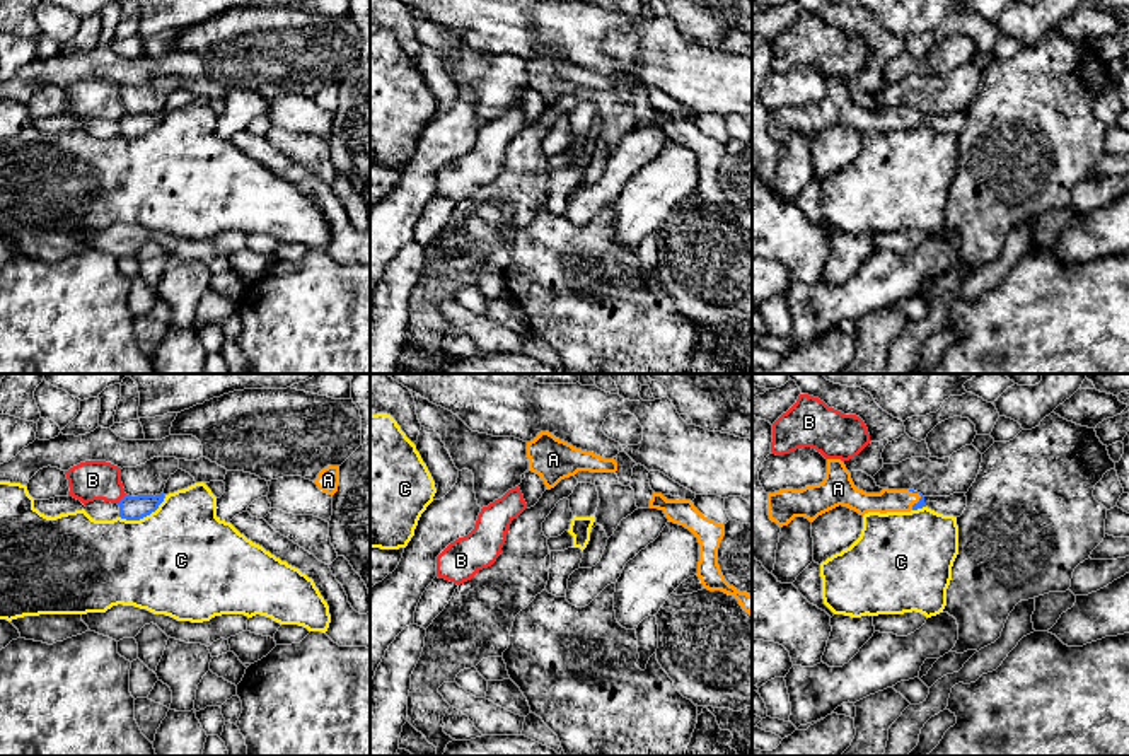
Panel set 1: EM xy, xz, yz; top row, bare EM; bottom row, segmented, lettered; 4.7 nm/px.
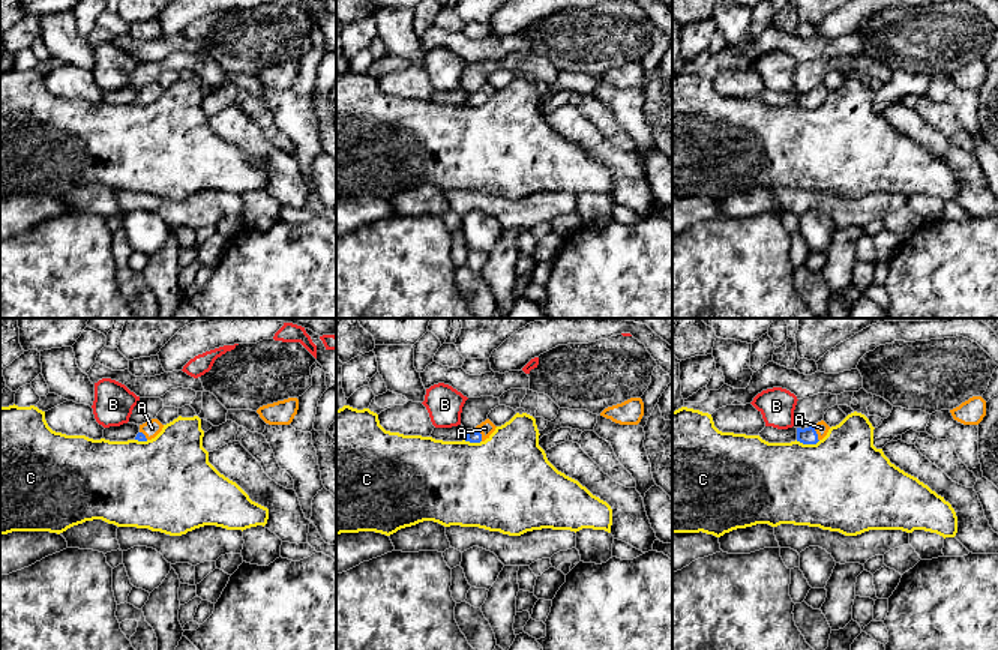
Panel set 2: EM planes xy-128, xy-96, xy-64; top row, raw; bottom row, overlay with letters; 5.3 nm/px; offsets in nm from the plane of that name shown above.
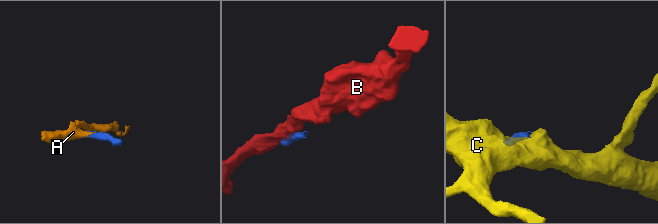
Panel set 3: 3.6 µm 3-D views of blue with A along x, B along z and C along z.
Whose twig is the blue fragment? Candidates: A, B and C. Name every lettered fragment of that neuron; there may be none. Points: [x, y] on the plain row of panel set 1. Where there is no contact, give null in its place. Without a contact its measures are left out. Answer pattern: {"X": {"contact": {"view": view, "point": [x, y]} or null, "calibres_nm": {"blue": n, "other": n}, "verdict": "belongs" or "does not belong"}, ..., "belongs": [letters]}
{"A": {"contact": {"view": "yz", "point": [921, 115]}, "calibres_nm": {"blue": 40, "other": 110}, "verdict": "belongs"}, "B": {"contact": {"view": "xy", "point": [121, 116]}, "calibres_nm": {"blue": 110, "other": 190}, "verdict": "does not belong"}, "C": {"contact": {"view": "xy", "point": [142, 135]}, "calibres_nm": {"blue": 110, "other": 500}, "verdict": "does not belong"}, "belongs": ["A"]}

